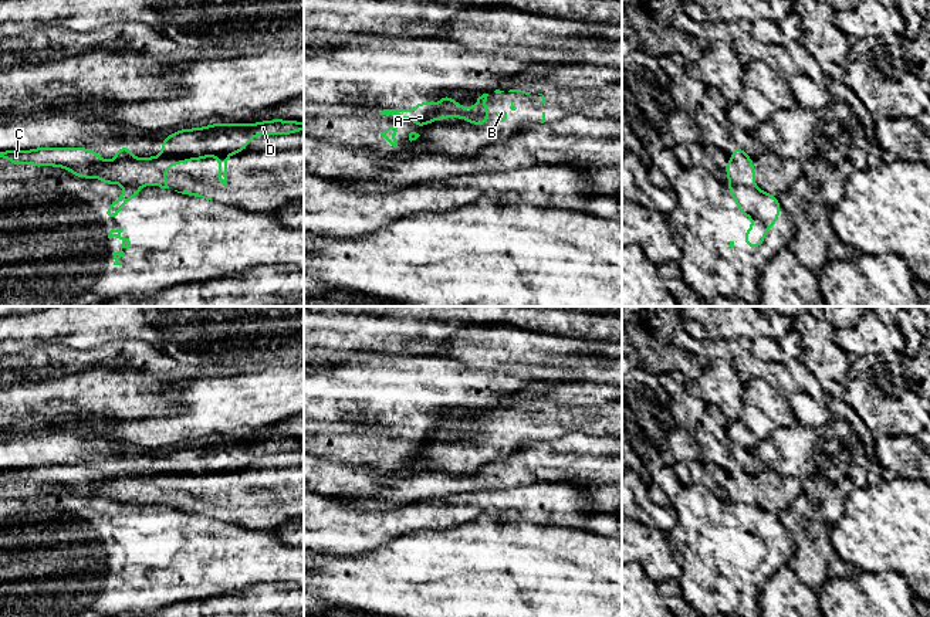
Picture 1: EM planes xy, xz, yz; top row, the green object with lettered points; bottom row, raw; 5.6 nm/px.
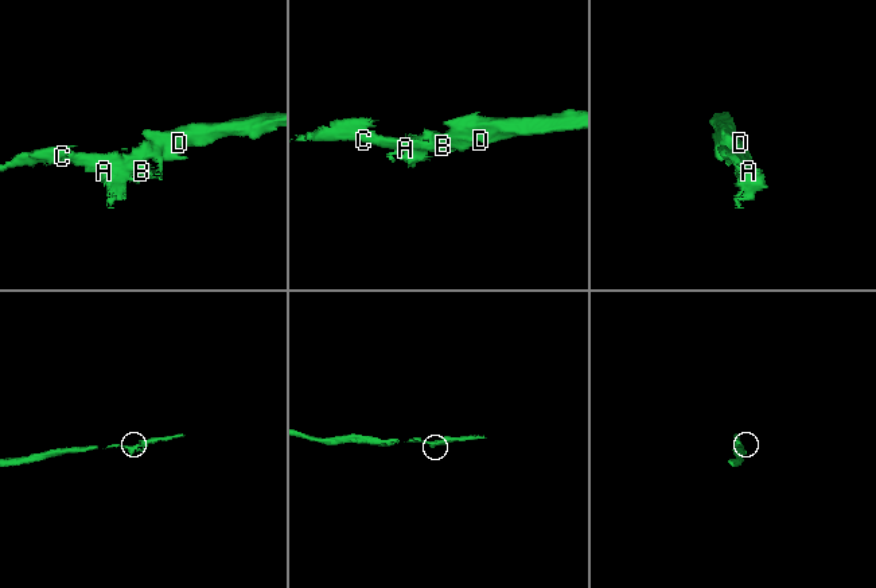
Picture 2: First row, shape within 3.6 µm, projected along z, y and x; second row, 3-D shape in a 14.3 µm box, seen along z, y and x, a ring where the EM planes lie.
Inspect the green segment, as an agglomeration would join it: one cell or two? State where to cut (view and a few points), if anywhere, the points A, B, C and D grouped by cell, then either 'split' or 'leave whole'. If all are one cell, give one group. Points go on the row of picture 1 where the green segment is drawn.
xz (470, 112), (467, 115), (439, 112), (435, 117) | A / B C D | split

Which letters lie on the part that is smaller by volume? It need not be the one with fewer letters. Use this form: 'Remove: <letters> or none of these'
Remove: A

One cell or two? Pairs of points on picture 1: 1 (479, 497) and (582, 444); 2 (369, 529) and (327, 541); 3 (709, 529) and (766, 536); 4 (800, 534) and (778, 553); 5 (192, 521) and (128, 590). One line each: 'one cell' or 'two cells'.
1: two cells
2: one cell
3: one cell
4: two cells
5: one cell

